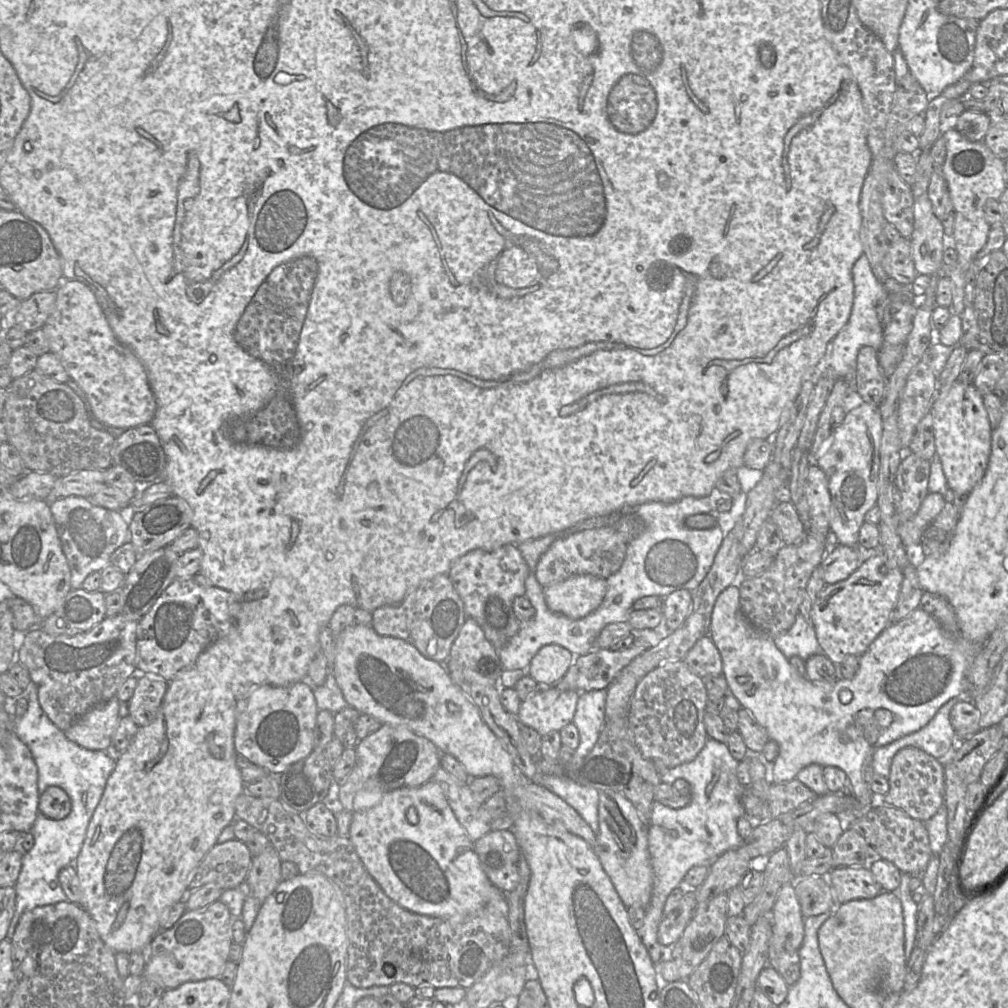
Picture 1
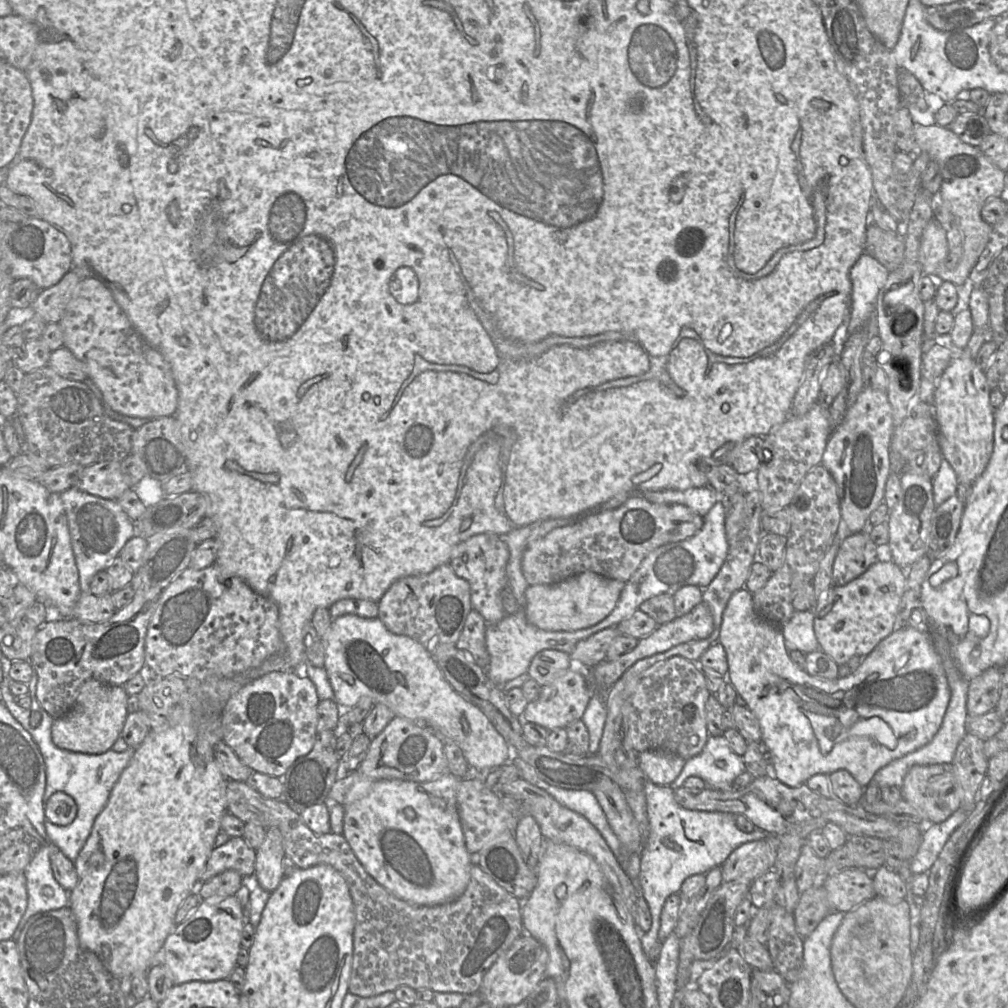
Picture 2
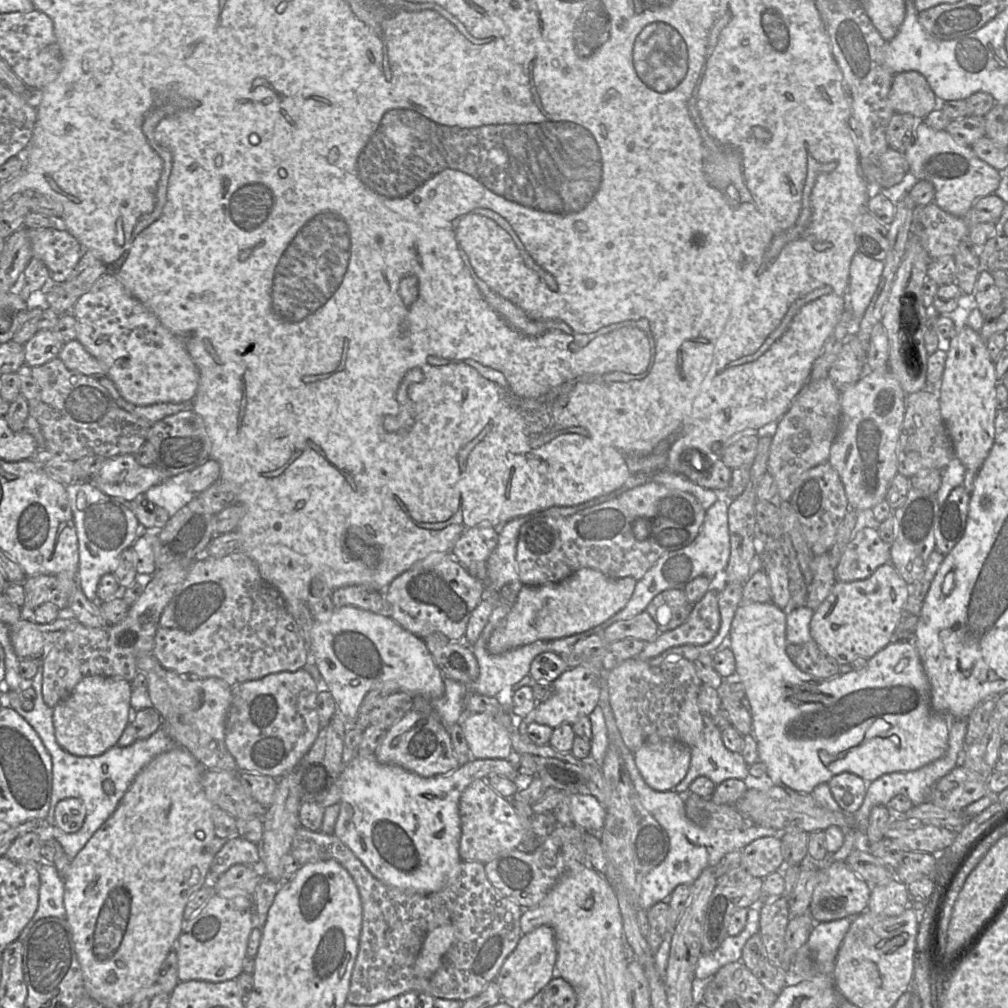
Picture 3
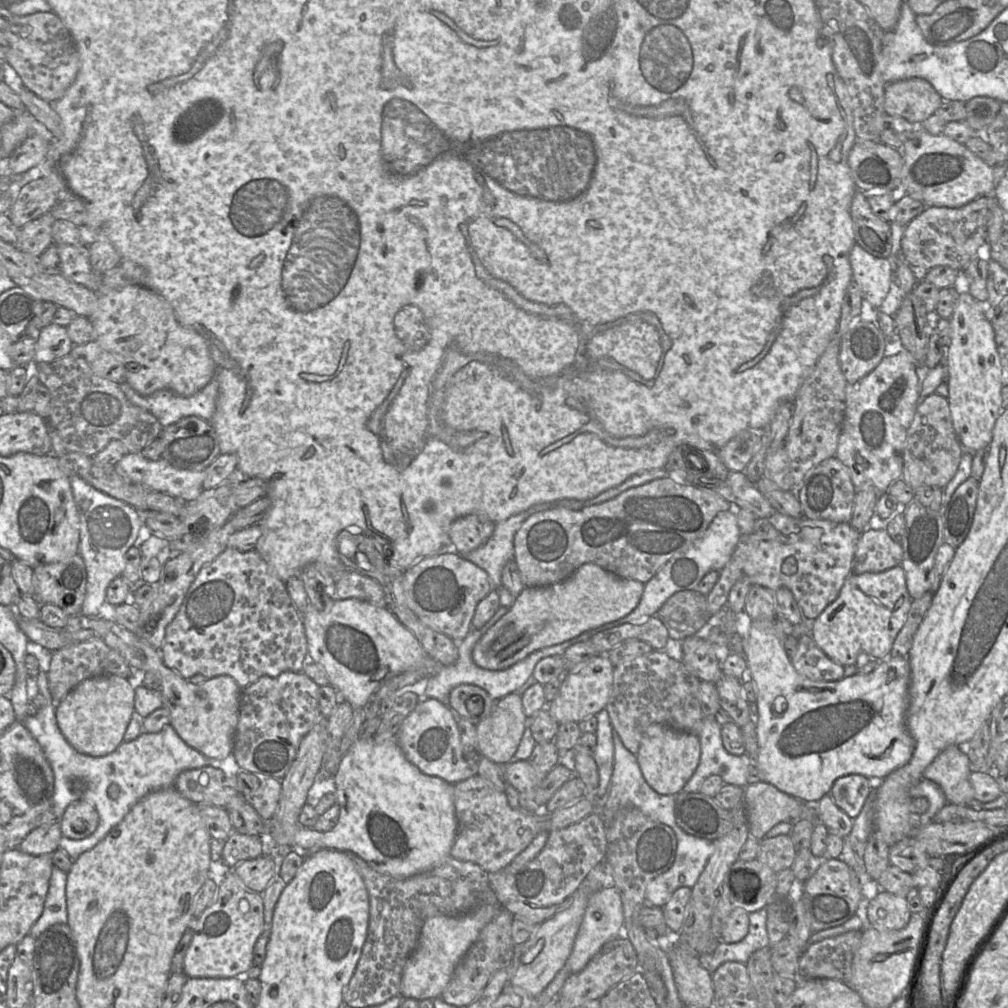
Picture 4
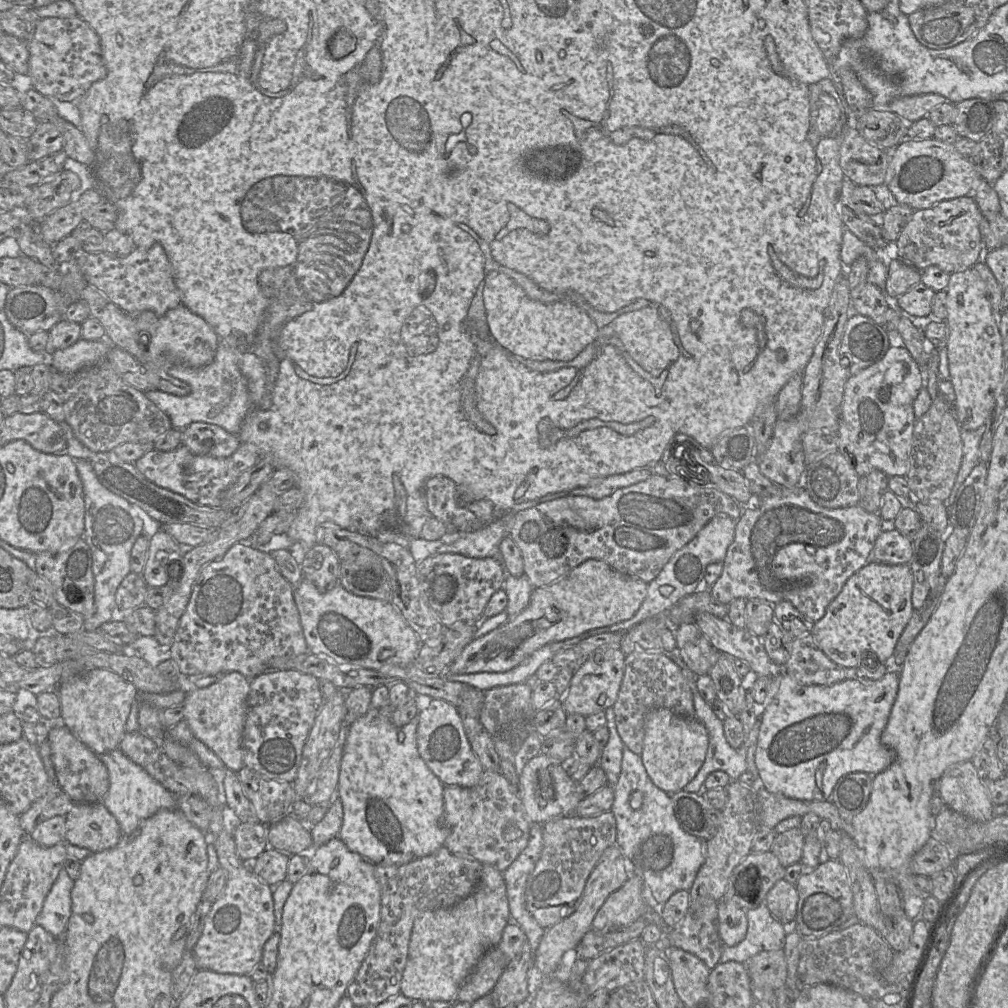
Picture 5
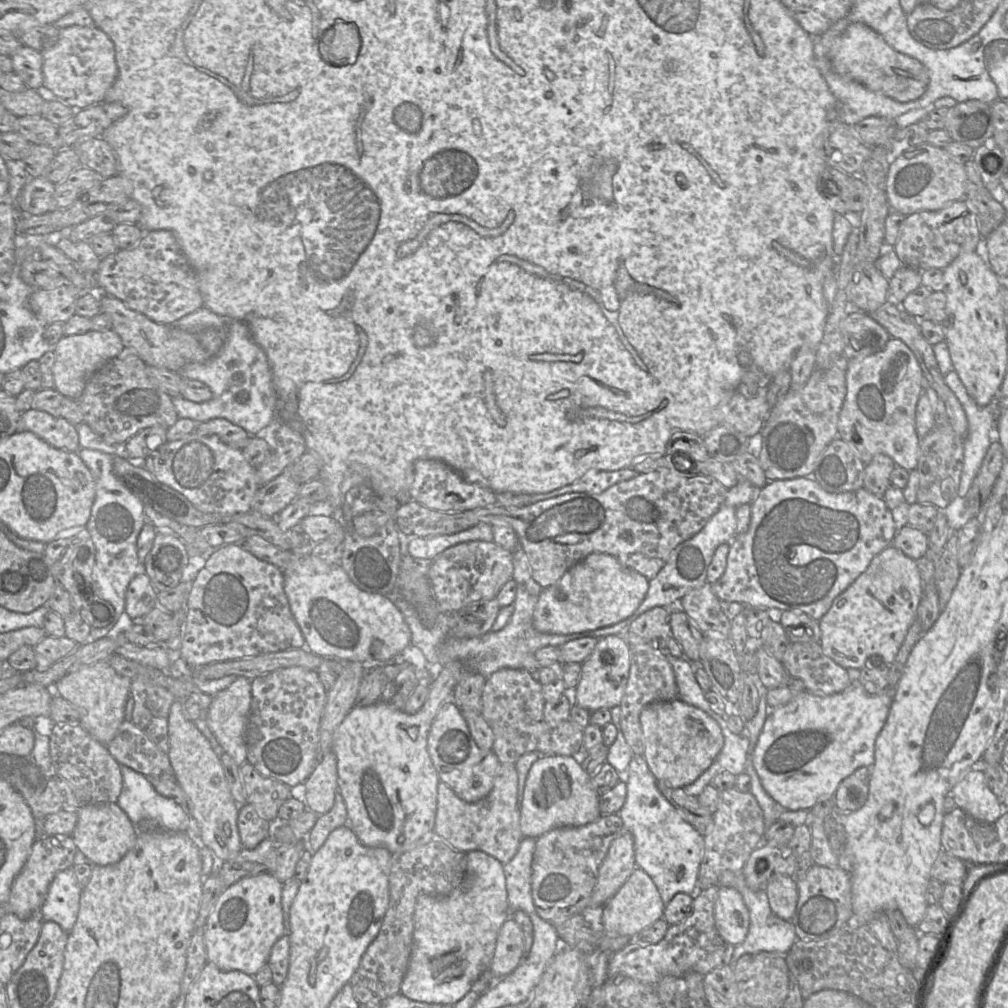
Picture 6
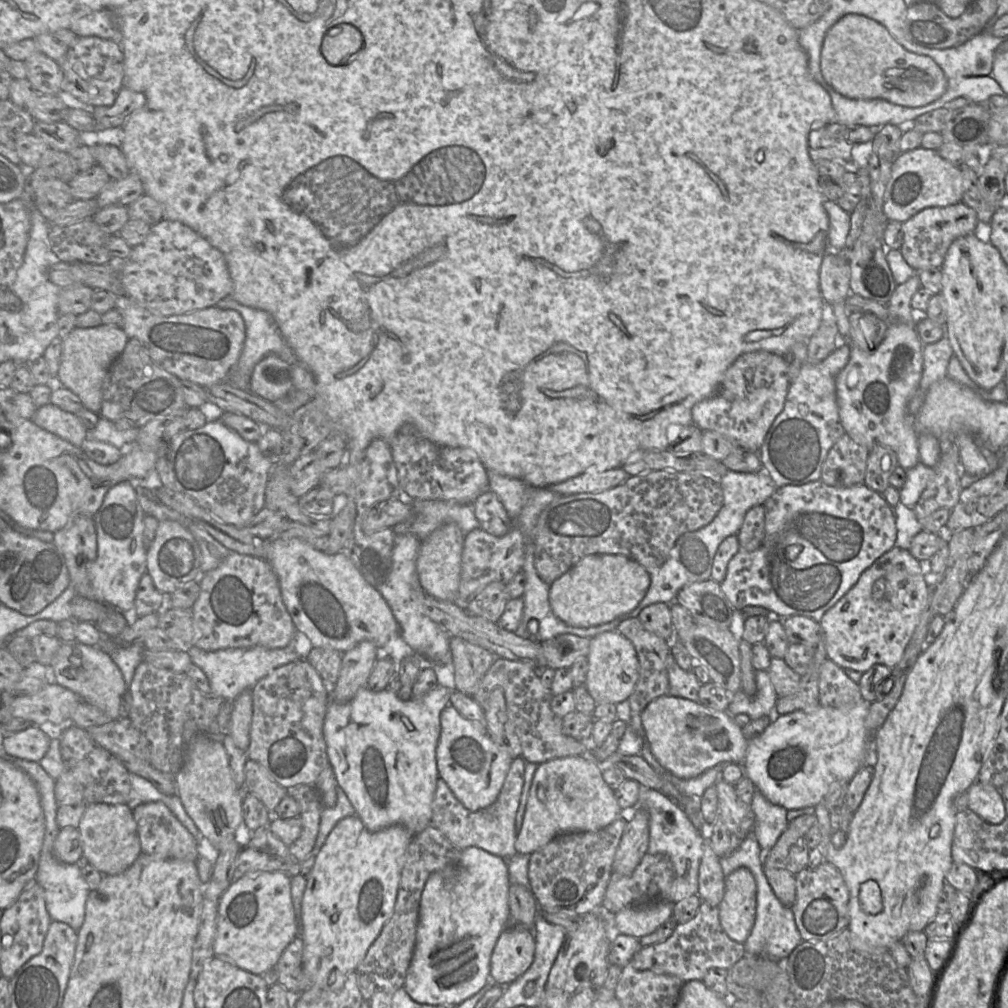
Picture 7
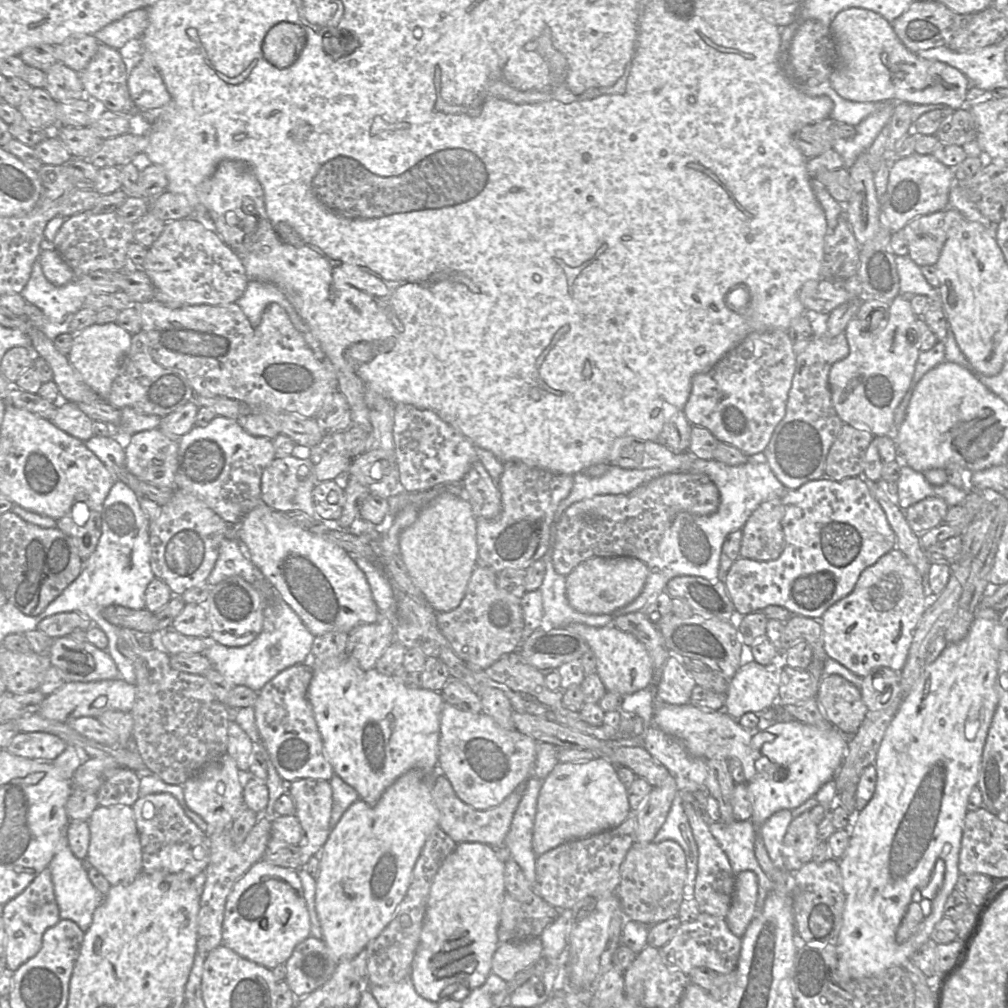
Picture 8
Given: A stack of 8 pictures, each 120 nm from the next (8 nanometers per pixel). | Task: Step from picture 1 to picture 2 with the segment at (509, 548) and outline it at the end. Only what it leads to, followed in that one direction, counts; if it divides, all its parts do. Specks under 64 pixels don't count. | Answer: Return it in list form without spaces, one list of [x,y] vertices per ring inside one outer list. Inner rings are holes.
[[[493,533],[477,534],[459,543],[453,550],[450,566],[454,573],[470,585],[471,606],[478,611],[487,624],[496,624],[507,614],[502,605],[501,593],[507,588],[506,566],[509,560],[509,548],[501,536]]]

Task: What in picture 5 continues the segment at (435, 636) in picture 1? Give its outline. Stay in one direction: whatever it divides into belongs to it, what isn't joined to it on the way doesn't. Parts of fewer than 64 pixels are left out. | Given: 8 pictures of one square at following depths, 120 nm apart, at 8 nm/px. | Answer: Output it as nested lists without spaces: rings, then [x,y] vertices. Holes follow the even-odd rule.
[[[440,553],[417,563],[421,589],[429,605],[446,628],[457,622],[479,624],[491,596],[503,587],[506,571],[500,558],[471,558],[455,553]]]

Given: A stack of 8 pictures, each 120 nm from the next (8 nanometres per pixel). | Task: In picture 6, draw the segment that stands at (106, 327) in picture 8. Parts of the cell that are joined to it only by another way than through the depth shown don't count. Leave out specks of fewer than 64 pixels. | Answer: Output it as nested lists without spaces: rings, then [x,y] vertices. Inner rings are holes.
[[[90,330],[84,334],[63,336],[53,347],[55,363],[53,366],[54,389],[63,396],[77,400],[82,394],[88,379],[107,361],[117,356],[123,349],[119,335],[112,330]]]

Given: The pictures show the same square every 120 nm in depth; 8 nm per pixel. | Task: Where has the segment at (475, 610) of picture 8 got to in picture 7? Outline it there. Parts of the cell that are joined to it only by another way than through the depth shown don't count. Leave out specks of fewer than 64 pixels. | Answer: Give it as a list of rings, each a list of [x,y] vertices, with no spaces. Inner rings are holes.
[[[455,636],[450,637],[450,649],[454,688],[473,696],[481,679],[496,660],[496,656],[478,645]]]

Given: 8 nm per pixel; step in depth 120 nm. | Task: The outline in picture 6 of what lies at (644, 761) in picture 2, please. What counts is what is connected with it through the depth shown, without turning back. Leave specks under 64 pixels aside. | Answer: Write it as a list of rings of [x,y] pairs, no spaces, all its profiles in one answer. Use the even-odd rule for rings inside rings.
[[[679,698],[653,702],[640,713],[644,753],[649,770],[657,780],[670,788],[693,783],[713,763],[724,745],[719,724],[703,710]]]

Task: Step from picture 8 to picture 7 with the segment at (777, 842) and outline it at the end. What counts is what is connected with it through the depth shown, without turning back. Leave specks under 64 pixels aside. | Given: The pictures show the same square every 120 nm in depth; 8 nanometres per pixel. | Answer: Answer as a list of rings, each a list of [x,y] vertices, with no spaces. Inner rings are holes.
[[[756,788],[751,803],[755,815],[754,832],[760,847],[769,851],[788,827],[787,809],[771,803]]]

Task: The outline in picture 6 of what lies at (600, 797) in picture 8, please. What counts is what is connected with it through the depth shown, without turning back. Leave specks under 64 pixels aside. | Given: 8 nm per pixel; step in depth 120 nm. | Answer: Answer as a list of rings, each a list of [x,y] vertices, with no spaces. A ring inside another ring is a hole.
[[[549,754],[540,757],[529,770],[524,787],[520,827],[524,837],[539,838],[556,827],[582,826],[597,820],[600,795],[581,763],[572,756]]]

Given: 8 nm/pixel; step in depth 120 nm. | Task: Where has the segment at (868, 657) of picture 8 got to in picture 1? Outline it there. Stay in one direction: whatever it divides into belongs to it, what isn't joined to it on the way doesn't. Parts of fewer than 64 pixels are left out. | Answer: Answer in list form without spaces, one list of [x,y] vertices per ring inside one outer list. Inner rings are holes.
[[[879,555],[864,561],[846,580],[827,585],[812,608],[812,624],[824,655],[834,664],[851,655],[863,655],[890,624],[903,579],[903,571],[885,555]]]

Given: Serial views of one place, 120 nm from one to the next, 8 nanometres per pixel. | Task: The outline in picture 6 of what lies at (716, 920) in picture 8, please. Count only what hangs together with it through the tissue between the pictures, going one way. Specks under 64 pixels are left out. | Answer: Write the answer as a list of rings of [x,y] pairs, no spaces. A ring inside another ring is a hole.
[[[719,886],[698,889],[693,896],[692,911],[684,921],[669,926],[665,937],[656,944],[641,944],[632,940],[623,949],[614,952],[609,959],[608,978],[623,975],[645,984],[657,984],[665,976],[683,978],[688,972],[695,971],[706,975],[713,969],[731,964],[735,946],[724,941],[719,935],[714,919],[714,905]]]

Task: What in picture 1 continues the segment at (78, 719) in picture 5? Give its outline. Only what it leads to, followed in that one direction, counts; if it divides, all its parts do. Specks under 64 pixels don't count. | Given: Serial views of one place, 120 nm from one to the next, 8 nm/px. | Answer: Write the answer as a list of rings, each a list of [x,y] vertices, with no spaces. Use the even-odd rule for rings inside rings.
[[[116,696],[90,709],[64,731],[67,739],[89,750],[105,750],[120,720],[120,701]]]

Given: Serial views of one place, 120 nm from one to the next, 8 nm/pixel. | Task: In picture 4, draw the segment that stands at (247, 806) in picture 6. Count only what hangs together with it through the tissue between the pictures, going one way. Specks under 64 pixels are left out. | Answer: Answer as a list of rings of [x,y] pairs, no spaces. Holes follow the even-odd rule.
[[[233,831],[226,840],[222,851],[222,861],[230,868],[242,861],[261,856],[263,853],[263,836],[246,835]]]

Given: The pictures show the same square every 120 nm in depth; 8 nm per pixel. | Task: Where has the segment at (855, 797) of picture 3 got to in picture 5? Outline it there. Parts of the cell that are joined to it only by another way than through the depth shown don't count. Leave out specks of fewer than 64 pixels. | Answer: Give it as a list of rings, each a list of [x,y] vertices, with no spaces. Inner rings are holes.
[[[852,772],[838,780],[829,800],[839,810],[842,818],[851,819],[858,814],[867,804],[872,788],[872,776],[865,772]]]

